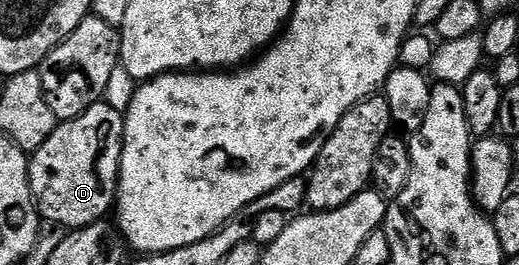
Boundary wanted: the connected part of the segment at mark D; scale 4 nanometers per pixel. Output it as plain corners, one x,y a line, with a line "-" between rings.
101,100
74,119
59,121
38,150
29,155
30,196
47,223
78,230
103,221
105,214
115,209
123,136
124,114

